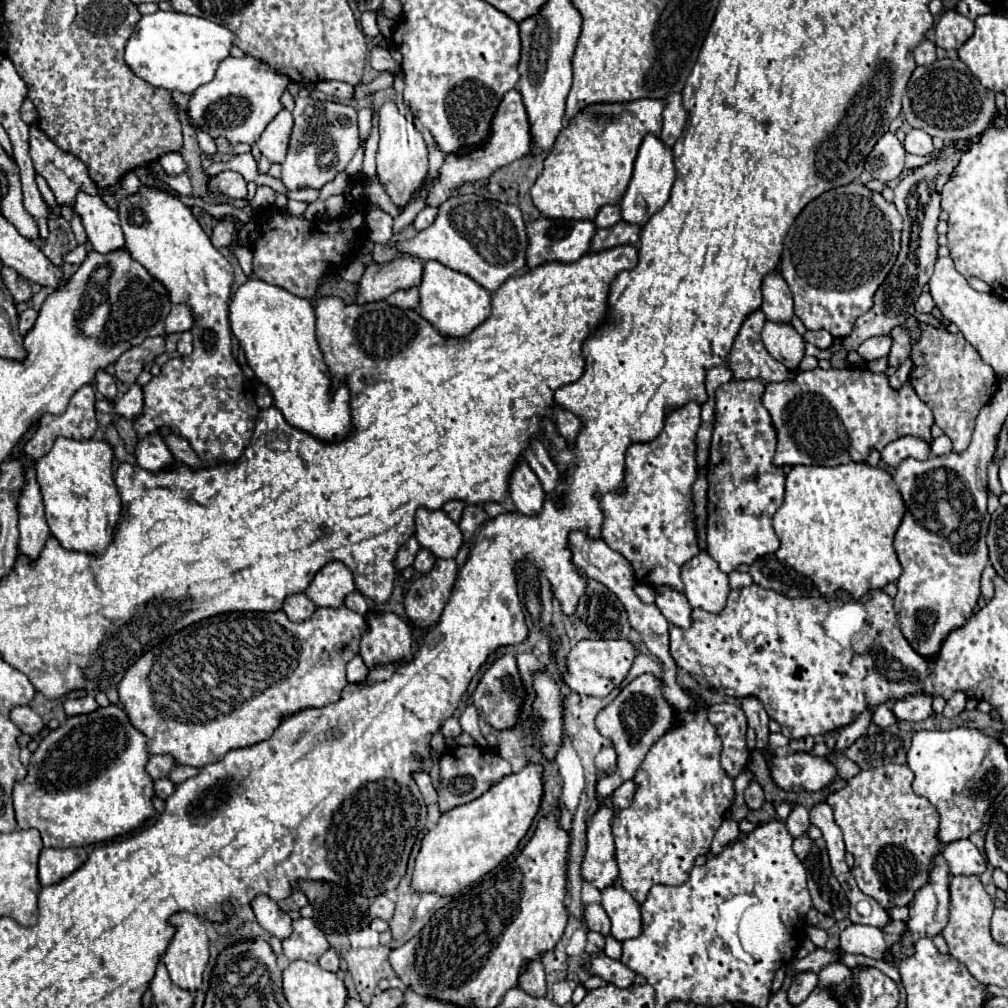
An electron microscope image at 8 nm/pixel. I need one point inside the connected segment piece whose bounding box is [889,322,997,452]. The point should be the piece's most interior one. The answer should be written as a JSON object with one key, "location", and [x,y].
{"location":[950,378]}

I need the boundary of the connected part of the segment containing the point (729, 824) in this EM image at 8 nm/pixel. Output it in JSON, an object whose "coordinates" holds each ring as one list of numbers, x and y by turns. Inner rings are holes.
{"coordinates":[[725,818,723,824,721,824,721,828,717,830,717,834,715,834,715,838,713,838,711,852,713,852,713,854,719,854,719,852,721,852,729,842,733,842,737,836,739,836,739,826,737,826,737,822]]}

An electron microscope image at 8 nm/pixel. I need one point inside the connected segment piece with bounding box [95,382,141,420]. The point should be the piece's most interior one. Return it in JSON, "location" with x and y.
{"location":[128,406]}

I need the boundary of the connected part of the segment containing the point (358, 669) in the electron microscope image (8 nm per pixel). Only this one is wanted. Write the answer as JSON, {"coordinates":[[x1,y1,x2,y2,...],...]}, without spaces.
{"coordinates":[[355,656,355,658,347,664,347,680,349,680,349,682,361,684,361,682,367,680,367,674,369,674,369,668,367,668,365,662,361,660,361,656]]}

